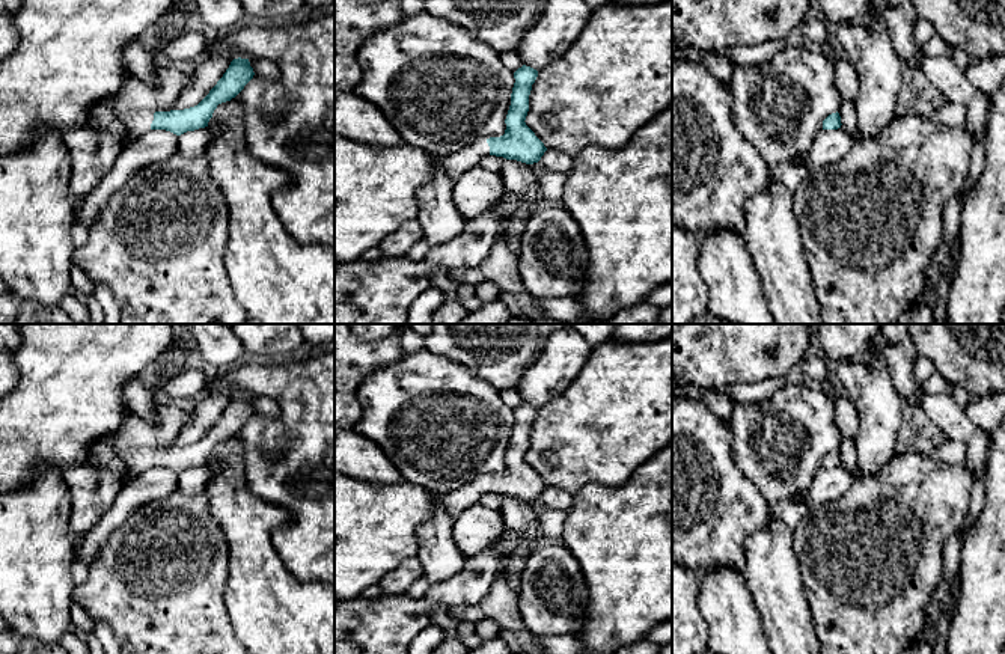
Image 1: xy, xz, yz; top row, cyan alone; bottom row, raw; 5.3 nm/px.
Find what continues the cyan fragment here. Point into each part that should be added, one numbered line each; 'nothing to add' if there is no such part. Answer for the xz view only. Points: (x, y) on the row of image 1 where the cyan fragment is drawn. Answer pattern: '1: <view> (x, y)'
1: xz (455, 165)

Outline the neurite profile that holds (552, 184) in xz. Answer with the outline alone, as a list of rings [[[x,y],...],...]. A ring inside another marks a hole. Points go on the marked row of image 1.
[[[539,161],[529,166],[535,179],[539,182],[544,197],[547,200],[561,200],[567,184],[567,175],[548,170]]]

